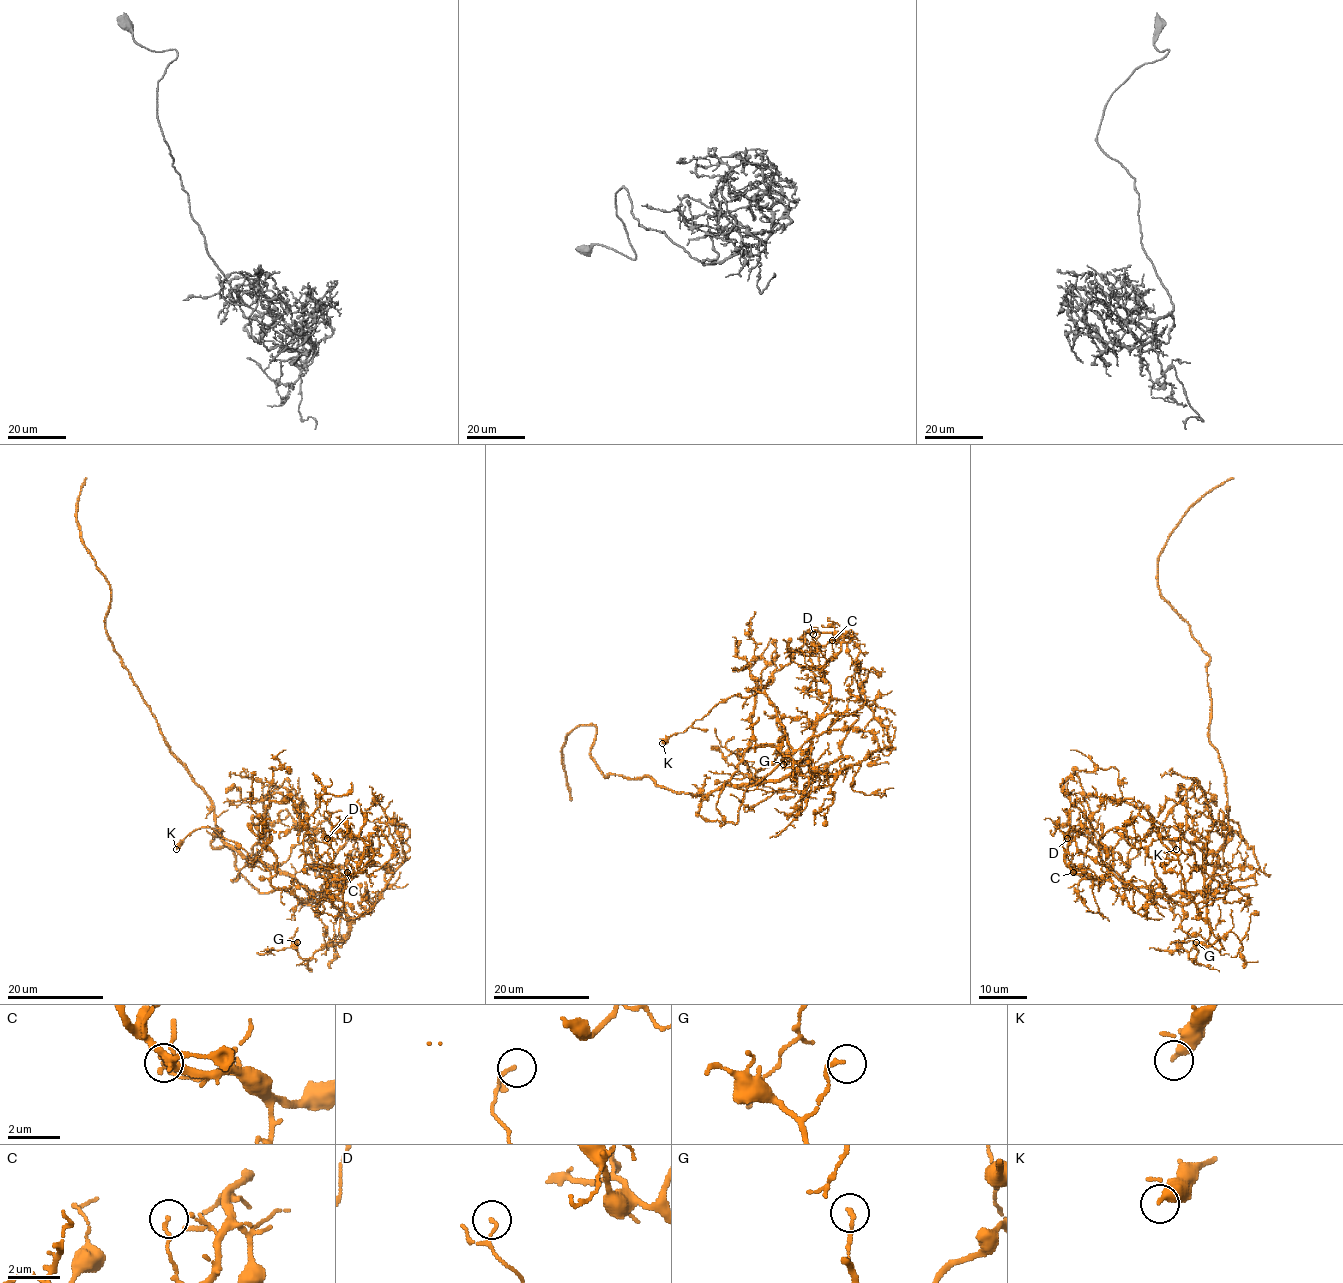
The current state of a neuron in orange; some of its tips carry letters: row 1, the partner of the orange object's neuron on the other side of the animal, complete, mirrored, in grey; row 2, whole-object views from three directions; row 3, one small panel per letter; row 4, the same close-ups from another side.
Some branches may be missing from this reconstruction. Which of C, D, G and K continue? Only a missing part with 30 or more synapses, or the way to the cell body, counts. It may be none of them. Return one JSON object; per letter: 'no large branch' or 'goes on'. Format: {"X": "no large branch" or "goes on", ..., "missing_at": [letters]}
{"C": "no large branch", "D": "no large branch", "G": "no large branch", "K": "no large branch", "missing_at": []}

